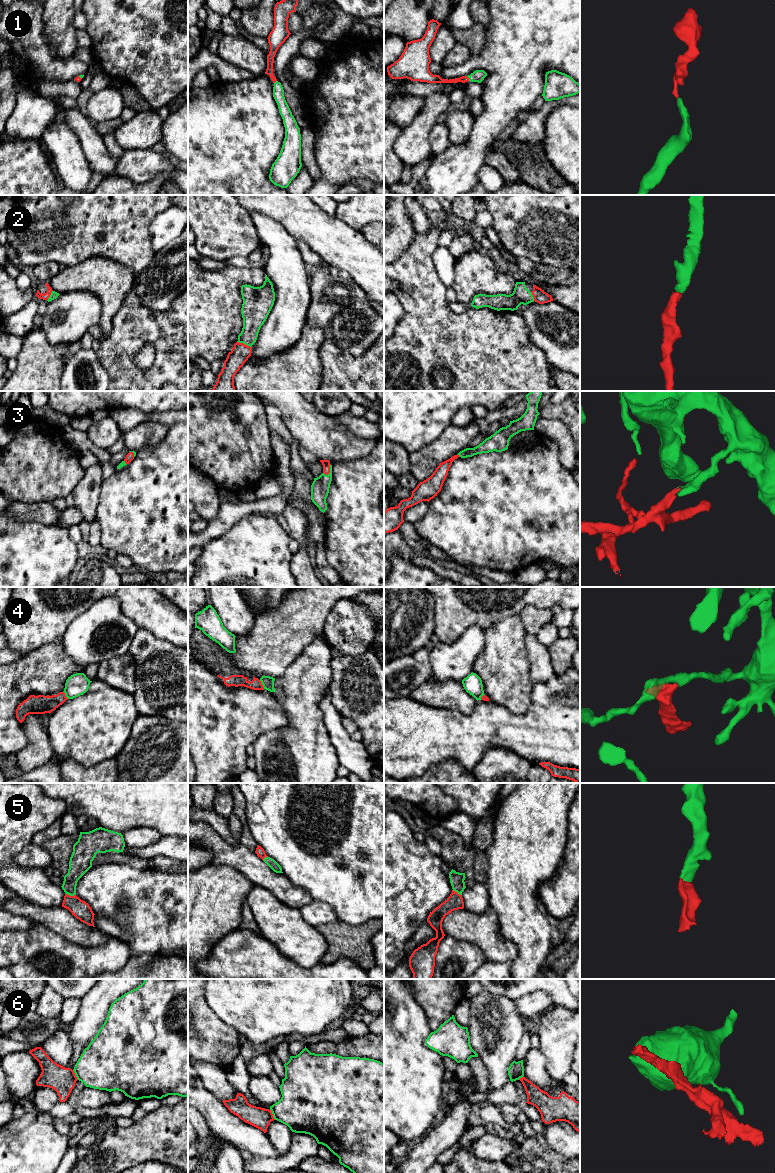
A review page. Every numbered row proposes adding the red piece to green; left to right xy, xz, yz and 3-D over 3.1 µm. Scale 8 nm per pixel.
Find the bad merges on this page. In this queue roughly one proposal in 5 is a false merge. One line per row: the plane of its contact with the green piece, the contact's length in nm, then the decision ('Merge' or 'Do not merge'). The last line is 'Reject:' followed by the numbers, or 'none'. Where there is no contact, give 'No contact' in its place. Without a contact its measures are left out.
1: Touches green in yz. Shared border 50 nm. Merge
2: Touches green in xz. Shared border 120 nm. Merge
3: Touches green in xz. Shared border 100 nm. Merge
4: Touches green in xz. Shared border 80 nm. Do not merge
5: Touches green in xy. Shared border 90 nm. Merge
6: Touches green in xz. Shared border 100 nm. Do not merge
Reject: 4, 6

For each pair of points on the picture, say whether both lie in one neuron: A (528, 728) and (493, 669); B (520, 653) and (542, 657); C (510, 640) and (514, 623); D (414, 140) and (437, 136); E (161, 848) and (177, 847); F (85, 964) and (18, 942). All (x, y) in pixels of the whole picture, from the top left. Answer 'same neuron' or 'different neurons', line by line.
A: different neurons
B: different neurons
C: same neuron
D: different neurons
E: same neuron
F: same neuron

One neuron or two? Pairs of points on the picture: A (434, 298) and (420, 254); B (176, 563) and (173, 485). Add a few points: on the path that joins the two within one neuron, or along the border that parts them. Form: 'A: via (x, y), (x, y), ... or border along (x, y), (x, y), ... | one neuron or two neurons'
A: via (423, 287), (420, 284), (418, 265) | one neuron
B: via (176, 544), (176, 504) | one neuron

